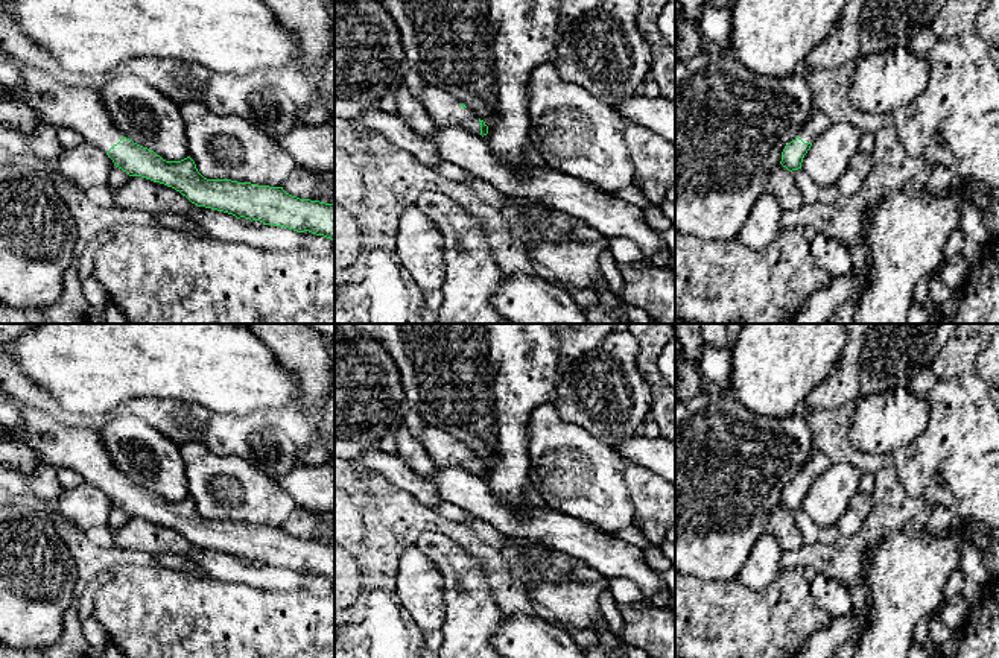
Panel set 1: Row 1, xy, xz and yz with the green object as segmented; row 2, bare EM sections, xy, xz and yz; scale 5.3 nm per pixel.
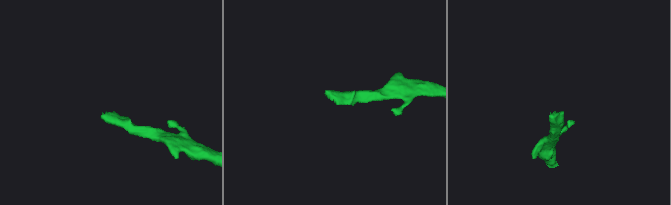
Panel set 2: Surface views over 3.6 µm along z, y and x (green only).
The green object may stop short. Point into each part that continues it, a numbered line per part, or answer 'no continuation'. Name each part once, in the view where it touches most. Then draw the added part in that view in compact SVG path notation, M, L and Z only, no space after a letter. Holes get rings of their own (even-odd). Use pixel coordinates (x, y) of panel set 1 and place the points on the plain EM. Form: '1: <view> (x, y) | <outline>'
1: xy (79, 449) | M18 406L24 429L21 432L6 429L2 438L27 444L49 465L71 470L84 483L103 492L125 477L109 459L99 432L90 427L70 427L35 407Z

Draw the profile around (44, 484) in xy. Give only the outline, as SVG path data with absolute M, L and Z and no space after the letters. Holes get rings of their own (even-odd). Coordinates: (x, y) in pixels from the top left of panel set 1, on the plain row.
M40 463L32 476L23 476L27 488L32 494L50 503L52 506L58 501L64 488L58 480L56 468L46 463Z

